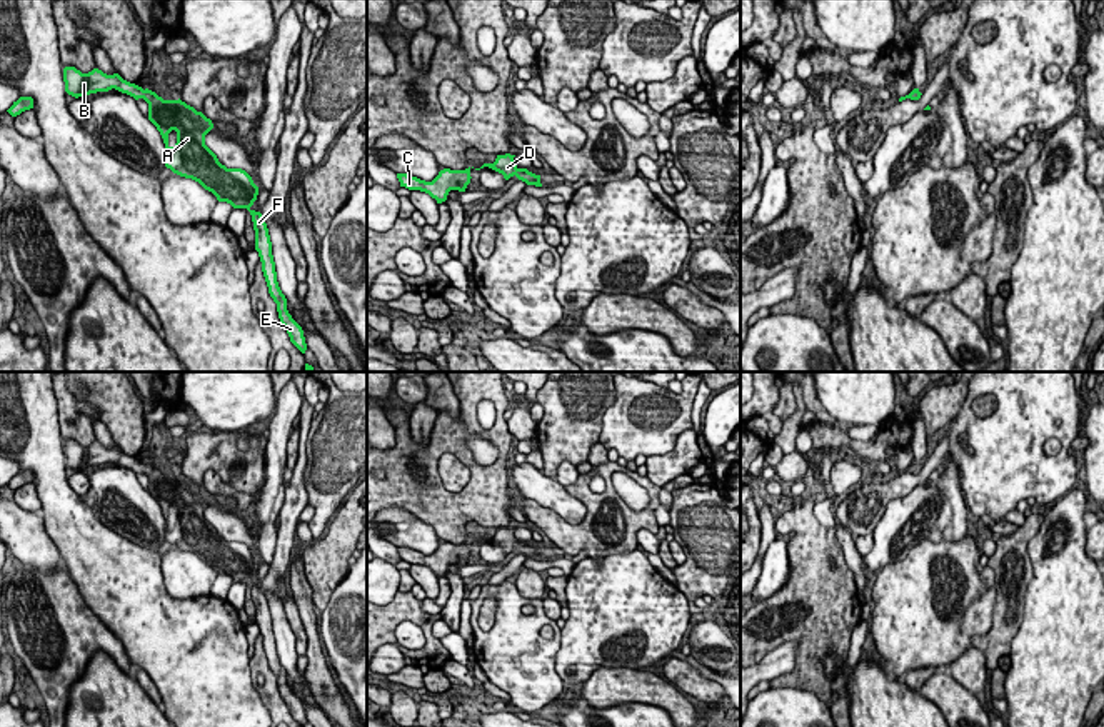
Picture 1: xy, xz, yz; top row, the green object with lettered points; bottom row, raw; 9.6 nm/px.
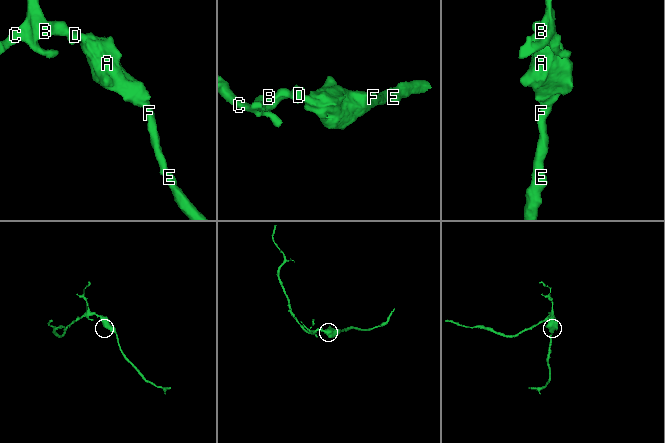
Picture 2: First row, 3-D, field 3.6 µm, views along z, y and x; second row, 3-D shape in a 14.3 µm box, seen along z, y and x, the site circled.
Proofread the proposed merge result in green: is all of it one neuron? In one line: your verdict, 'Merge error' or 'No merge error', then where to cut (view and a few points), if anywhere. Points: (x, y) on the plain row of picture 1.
No merge error. No split

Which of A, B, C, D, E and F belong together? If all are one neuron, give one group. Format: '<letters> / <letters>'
A B C D E F

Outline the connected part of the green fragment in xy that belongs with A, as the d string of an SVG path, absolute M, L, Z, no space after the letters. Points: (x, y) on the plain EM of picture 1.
M65 440L63 455L65 465L75 472L112 462L135 474L143 472L148 477L148 494L157 500L165 517L165 540L180 550L198 555L218 575L250 585L255 604L255 624L262 635L268 667L277 677L280 697L285 700L290 715L305 727L304 704L289 687L287 672L277 655L267 597L260 585L250 582L257 574L258 560L245 544L222 539L205 519L205 509L213 502L212 494L180 472L163 474L155 465L123 454L118 447L107 449L98 442L82 447L75 440Z

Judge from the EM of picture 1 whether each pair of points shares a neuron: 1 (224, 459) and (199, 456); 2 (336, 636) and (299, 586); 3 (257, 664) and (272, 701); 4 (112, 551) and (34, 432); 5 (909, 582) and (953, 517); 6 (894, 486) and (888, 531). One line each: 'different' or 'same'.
1: same
2: different
3: same
4: same
5: different
6: different

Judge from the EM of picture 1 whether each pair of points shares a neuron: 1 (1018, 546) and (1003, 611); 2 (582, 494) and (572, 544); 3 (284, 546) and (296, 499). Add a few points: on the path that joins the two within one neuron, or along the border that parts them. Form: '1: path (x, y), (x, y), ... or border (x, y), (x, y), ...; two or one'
1: path (1011, 562), (1011, 594); one
2: path (591, 506), (591, 517), (584, 532); one
3: path (286, 534), (291, 511); one

